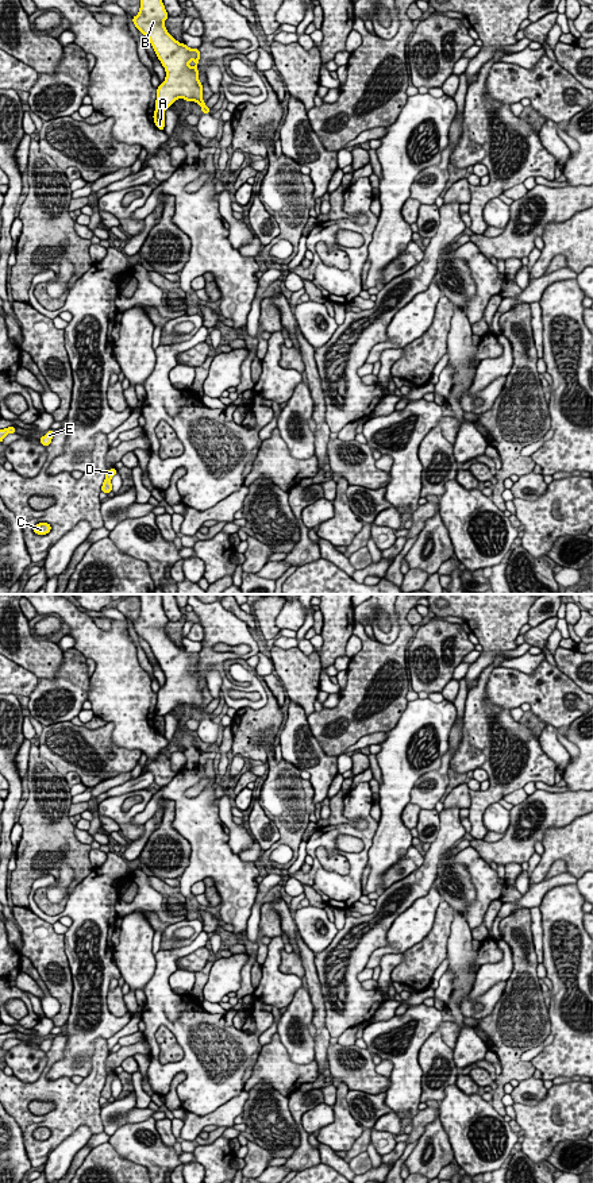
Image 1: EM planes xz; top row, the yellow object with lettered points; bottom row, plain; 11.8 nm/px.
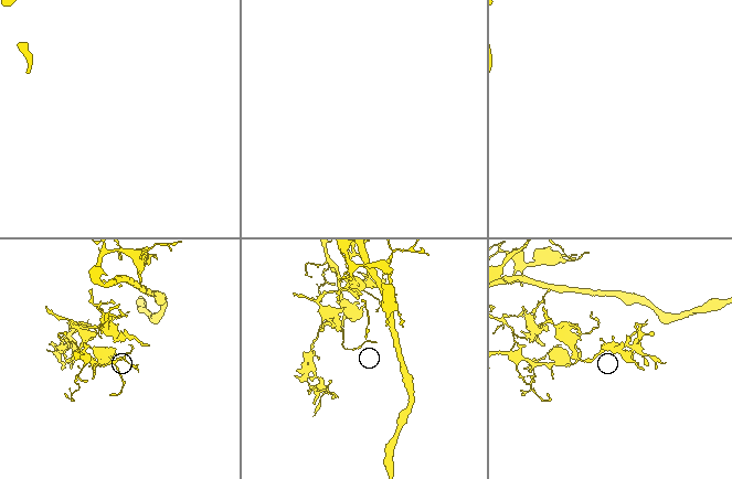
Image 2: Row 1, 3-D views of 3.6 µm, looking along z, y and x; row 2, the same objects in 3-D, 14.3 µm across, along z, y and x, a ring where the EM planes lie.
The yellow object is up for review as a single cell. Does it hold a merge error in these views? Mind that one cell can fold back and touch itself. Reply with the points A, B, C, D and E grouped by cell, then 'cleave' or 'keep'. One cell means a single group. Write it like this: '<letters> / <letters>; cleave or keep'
A C D E / B; cleave

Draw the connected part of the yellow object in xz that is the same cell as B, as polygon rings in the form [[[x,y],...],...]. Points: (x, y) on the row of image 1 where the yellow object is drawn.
[[[140,0],[138,15],[131,18],[135,27],[149,38],[166,72],[165,81],[157,88],[155,111],[165,112],[176,100],[184,99],[197,103],[203,113],[211,113],[199,80],[200,49],[176,41],[165,27],[167,16],[162,0]]]

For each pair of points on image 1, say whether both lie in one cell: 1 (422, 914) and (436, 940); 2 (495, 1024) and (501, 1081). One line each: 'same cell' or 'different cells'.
1: different cells
2: same cell

